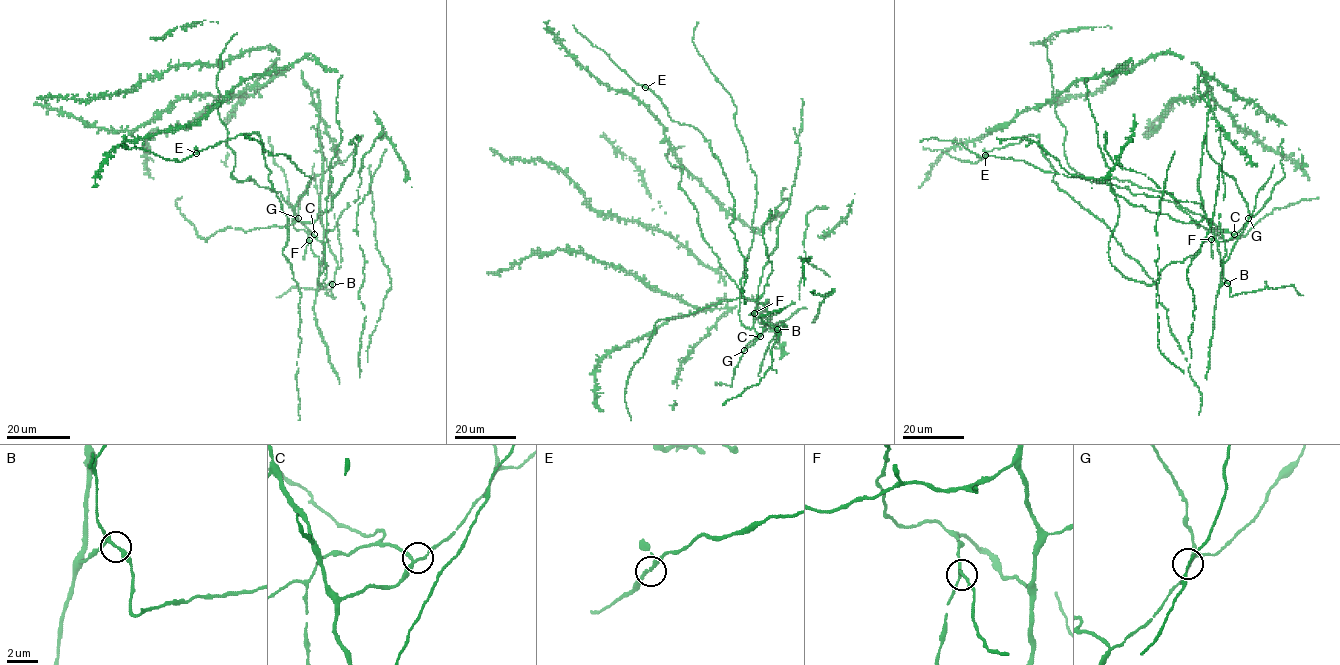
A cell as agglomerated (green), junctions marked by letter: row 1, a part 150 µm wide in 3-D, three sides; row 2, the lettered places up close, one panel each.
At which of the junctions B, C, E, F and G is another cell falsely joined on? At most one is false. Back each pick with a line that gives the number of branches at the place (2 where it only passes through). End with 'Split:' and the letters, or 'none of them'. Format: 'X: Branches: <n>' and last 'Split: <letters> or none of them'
Split: none of them

